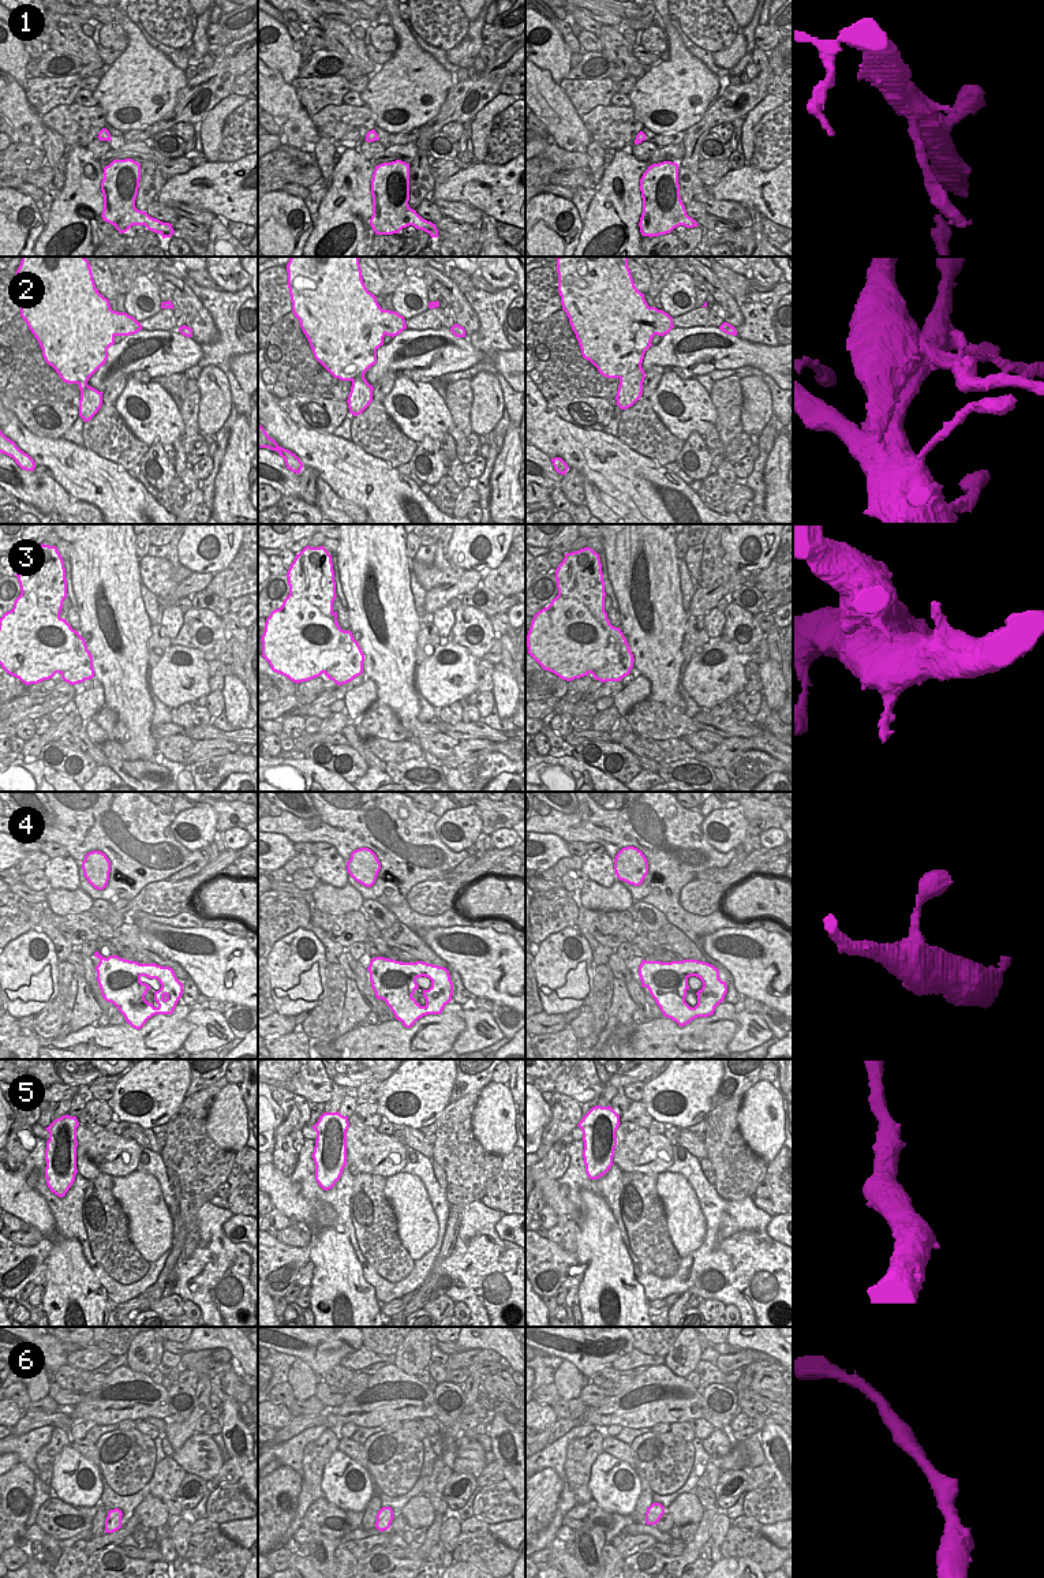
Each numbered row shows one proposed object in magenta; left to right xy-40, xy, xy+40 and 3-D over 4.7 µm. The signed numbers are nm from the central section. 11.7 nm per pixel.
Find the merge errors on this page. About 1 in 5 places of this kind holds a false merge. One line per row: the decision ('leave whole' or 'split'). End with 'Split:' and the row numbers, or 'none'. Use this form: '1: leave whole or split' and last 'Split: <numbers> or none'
1: leave whole
2: split
3: split
4: leave whole
5: leave whole
6: leave whole
Split: 2, 3

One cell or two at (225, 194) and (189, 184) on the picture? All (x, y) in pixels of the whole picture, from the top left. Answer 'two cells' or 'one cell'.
one cell

